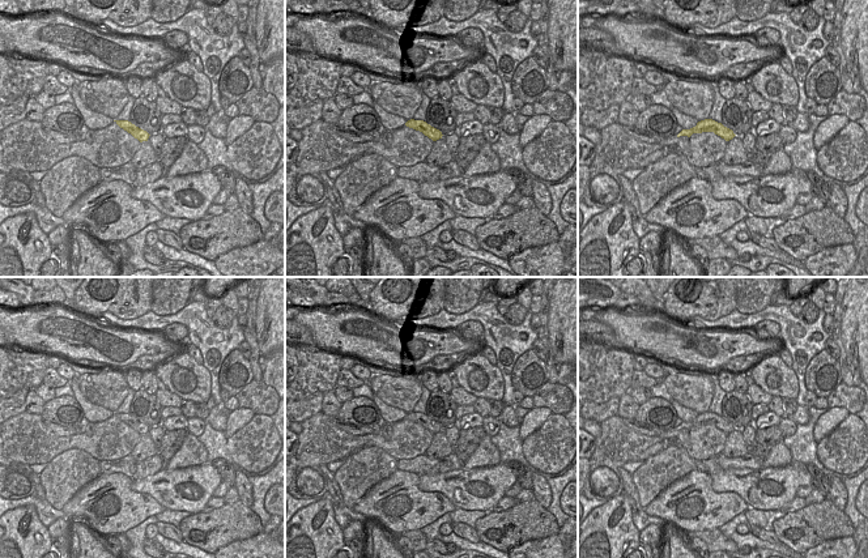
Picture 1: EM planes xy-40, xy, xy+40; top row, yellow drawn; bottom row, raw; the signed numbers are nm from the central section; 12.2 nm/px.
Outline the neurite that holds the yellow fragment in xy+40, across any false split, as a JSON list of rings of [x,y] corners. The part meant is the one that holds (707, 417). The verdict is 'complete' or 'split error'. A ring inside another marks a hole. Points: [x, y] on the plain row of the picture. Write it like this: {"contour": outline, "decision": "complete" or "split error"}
{"contour": [[[705,412],[698,414],[697,418],[690,422],[682,422],[678,427],[664,430],[659,435],[659,438],[673,440],[678,435],[680,429],[690,430],[693,426],[702,426],[702,425],[714,425],[715,427],[720,429],[726,434],[729,434],[736,429],[732,422],[724,419],[722,416],[718,416],[712,412]]], "decision": "split error"}

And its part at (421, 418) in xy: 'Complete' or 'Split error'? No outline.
Complete.

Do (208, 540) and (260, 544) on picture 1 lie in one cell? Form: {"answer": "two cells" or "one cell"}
{"answer": "two cells"}

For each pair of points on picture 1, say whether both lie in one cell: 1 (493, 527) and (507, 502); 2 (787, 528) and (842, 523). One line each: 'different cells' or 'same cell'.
1: different cells
2: same cell

